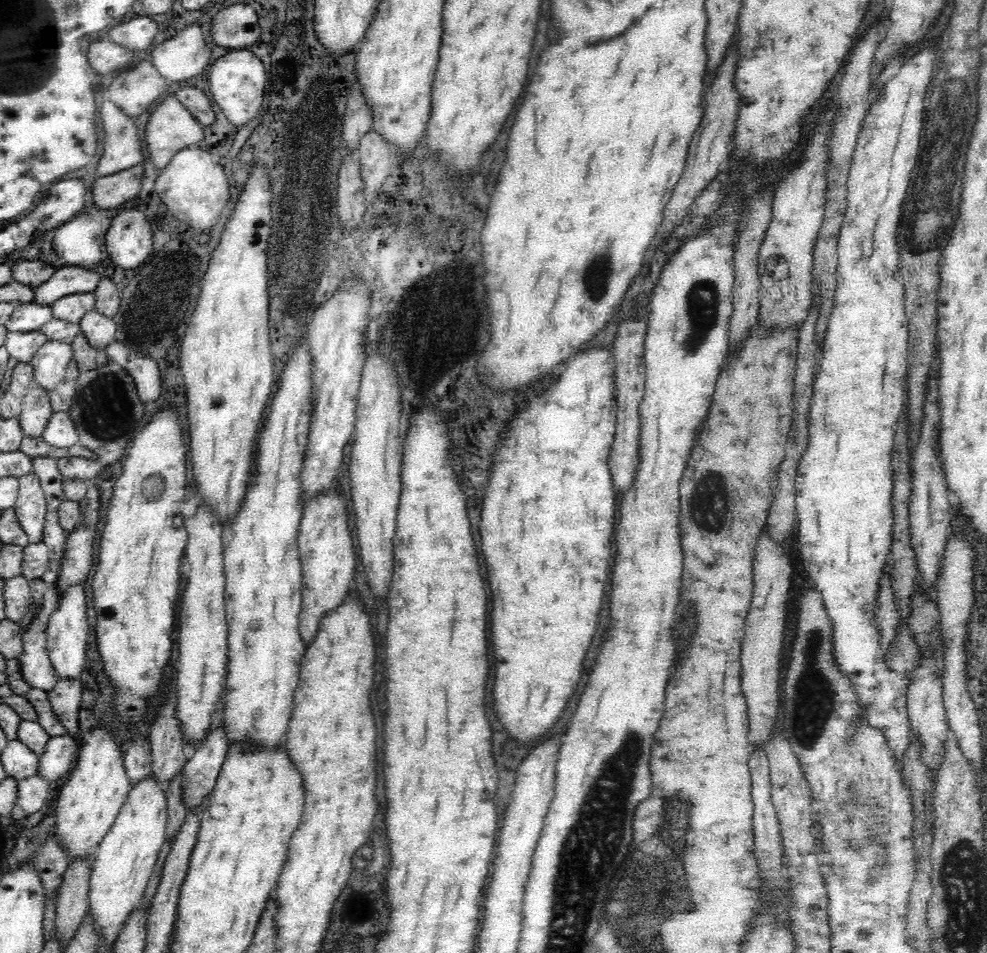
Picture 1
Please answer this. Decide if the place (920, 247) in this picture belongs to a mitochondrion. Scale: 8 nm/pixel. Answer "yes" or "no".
yes

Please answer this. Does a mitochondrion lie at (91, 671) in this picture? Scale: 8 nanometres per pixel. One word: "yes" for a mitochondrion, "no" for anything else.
no

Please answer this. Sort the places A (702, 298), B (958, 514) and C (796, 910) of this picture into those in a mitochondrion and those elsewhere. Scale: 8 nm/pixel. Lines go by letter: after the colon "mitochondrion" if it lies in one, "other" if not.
A: mitochondrion
B: other
C: other

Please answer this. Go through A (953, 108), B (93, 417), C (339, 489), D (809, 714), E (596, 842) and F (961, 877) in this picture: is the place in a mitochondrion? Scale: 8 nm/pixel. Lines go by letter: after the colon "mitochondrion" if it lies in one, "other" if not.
A: mitochondrion
B: mitochondrion
C: other
D: mitochondrion
E: mitochondrion
F: mitochondrion

